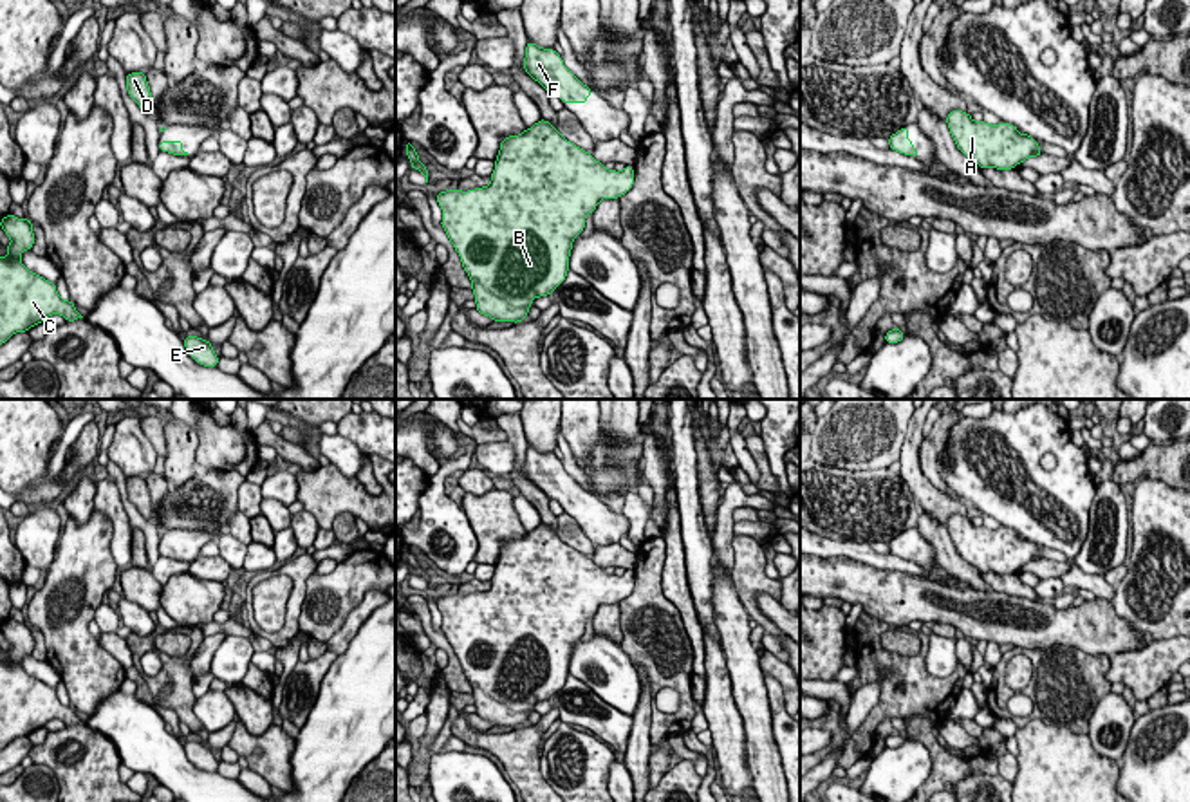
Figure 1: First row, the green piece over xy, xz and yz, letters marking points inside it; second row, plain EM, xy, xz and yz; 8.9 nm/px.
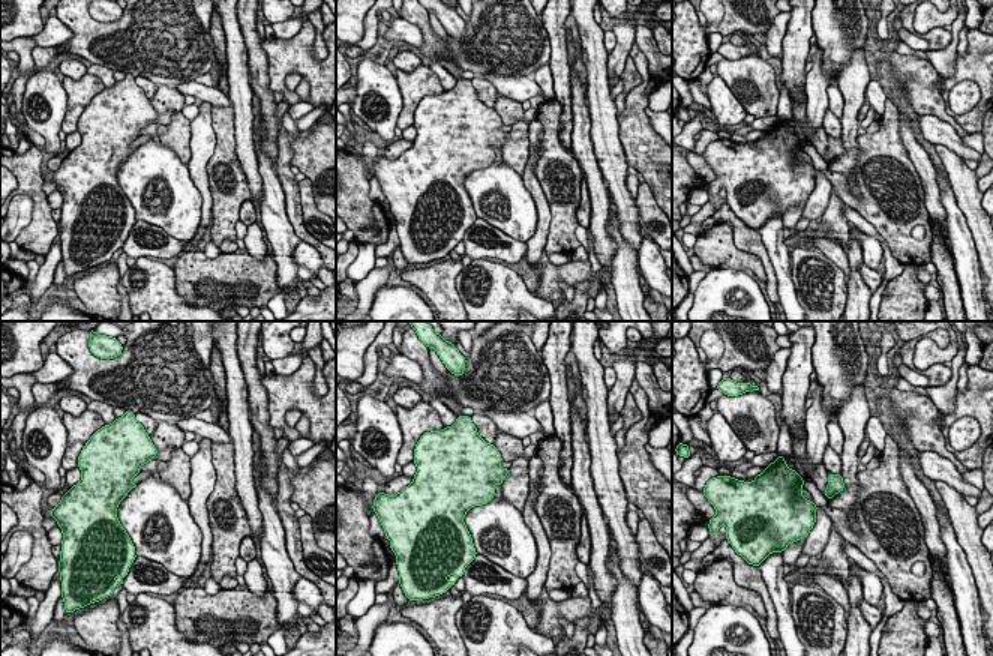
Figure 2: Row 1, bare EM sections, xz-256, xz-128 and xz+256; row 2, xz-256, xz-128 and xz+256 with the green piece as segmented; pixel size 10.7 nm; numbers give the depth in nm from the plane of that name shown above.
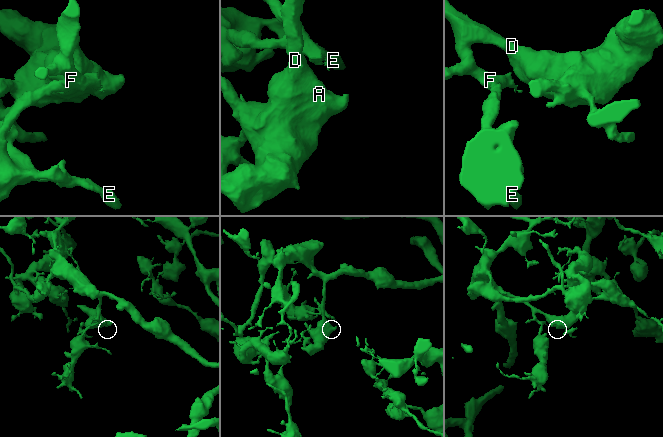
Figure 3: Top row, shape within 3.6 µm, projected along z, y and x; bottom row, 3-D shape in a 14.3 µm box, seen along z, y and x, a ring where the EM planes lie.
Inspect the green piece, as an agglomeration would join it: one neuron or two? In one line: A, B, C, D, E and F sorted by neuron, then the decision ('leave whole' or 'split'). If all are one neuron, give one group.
A B C D E F; leave whole

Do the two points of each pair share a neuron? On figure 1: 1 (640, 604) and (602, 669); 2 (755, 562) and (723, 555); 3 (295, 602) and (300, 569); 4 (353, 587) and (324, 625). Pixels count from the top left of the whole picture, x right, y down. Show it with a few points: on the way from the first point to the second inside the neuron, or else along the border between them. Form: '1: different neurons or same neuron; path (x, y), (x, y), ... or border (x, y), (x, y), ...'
1: different neurons; border (618, 643), (636, 669)
2: different neurons; border (735, 535), (732, 542), (734, 569), (730, 575)
3: same neuron; path (298, 595), (298, 577)
4: same neuron; path (343, 596), (324, 616)

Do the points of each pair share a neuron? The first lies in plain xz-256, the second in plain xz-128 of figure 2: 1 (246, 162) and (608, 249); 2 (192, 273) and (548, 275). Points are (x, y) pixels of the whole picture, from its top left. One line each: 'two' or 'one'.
1: one
2: one

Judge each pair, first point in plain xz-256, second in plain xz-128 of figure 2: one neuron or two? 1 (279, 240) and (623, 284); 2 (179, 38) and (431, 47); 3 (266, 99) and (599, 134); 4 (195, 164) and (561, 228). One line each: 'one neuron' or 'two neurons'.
1: one neuron
2: one neuron
3: one neuron
4: two neurons

